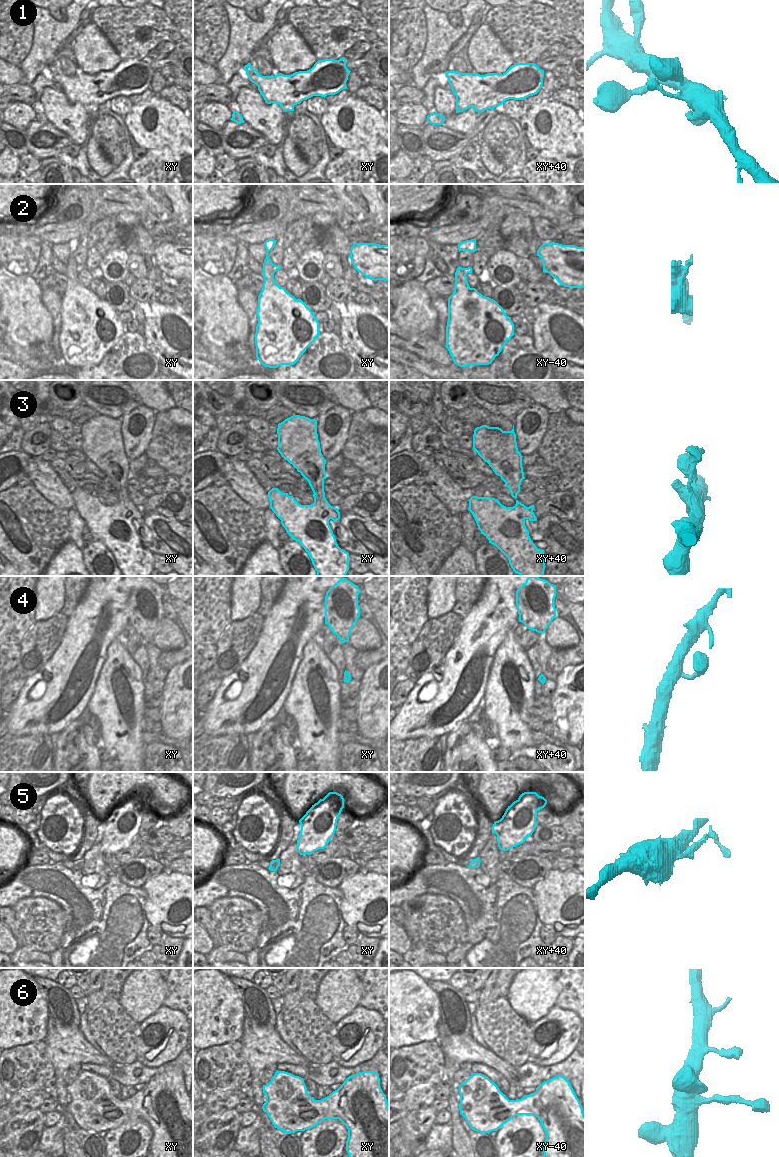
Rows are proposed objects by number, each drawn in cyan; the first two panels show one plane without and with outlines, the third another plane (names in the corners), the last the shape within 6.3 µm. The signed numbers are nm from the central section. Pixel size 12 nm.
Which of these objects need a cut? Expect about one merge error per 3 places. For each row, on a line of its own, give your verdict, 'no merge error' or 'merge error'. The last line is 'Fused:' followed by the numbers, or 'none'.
1: no merge error
2: merge error
3: no merge error
4: no merge error
5: merge error
6: no merge error
Fused: 2, 5

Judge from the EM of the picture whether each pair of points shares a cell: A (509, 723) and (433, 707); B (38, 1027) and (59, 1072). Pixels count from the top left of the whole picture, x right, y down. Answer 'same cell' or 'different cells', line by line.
A: different cells
B: different cells

